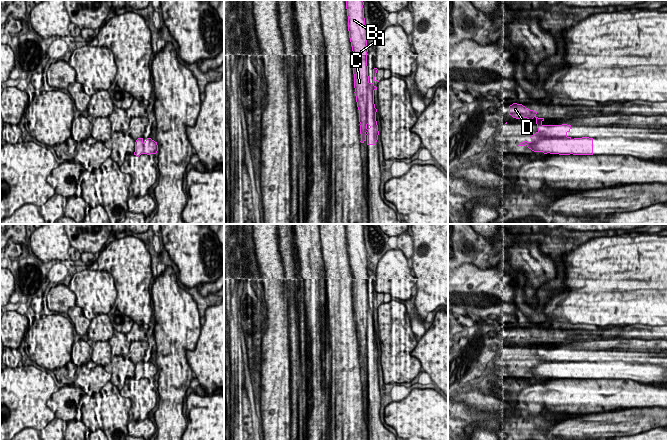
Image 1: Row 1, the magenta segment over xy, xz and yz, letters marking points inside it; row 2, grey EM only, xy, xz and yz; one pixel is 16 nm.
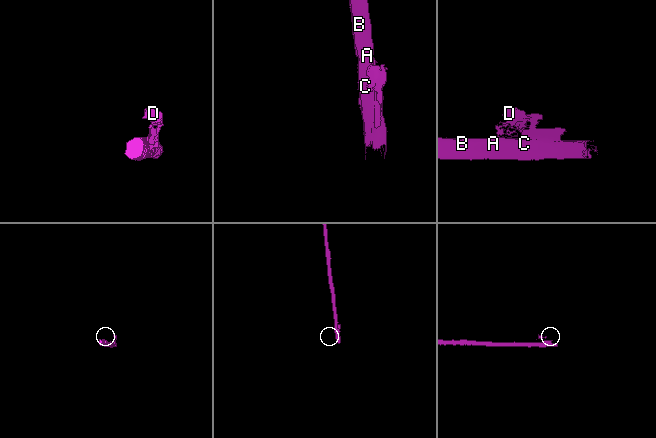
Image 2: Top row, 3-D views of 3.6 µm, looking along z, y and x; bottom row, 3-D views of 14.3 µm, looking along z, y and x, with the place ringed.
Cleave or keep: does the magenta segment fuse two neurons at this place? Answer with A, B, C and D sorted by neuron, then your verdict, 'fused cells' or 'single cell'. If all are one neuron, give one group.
A B C D | single cell

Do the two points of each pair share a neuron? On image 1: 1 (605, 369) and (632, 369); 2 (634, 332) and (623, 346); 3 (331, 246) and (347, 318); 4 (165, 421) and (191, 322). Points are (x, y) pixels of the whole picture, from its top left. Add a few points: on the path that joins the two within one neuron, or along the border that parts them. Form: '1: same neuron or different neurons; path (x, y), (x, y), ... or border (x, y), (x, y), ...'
1: same neuron; path (612, 369), (625, 369)
2: different neurons; border (625, 337), (653, 339)
3: same neuron; path (337, 264), (338, 295), (340, 300)
4: same neuron; path (170, 396), (173, 347)

